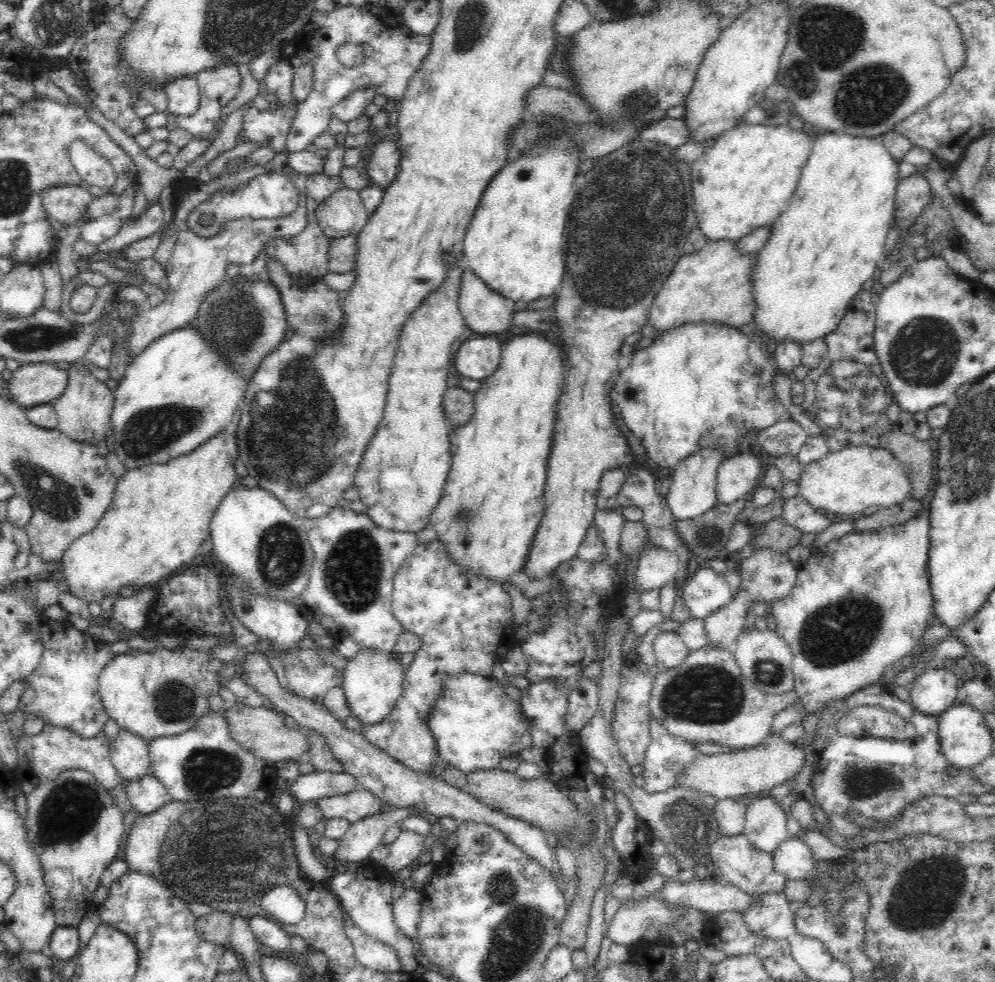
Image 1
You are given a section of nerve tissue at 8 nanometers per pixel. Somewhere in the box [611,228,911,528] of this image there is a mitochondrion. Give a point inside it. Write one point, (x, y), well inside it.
(846, 397)

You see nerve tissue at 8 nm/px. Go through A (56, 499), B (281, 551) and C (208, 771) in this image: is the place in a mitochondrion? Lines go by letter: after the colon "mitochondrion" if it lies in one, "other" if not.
A: mitochondrion
B: mitochondrion
C: mitochondrion

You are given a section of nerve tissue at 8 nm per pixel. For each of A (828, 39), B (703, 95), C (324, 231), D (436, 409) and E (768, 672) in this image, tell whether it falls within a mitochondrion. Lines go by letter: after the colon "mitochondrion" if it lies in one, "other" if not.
A: mitochondrion
B: other
C: other
D: other
E: mitochondrion

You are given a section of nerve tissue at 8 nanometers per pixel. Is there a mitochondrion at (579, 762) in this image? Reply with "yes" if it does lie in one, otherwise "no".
no

